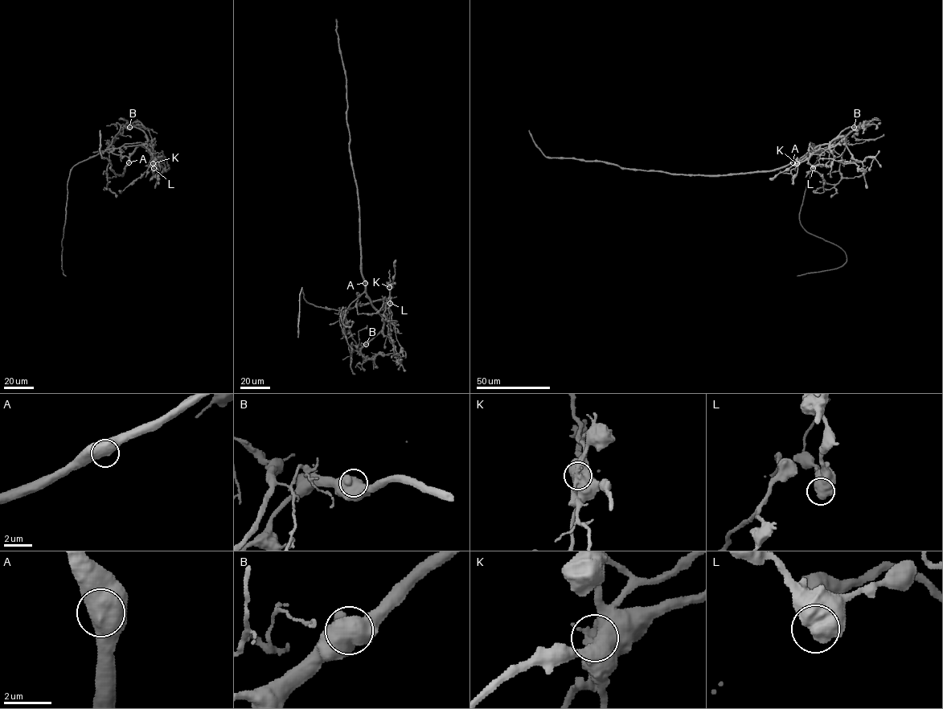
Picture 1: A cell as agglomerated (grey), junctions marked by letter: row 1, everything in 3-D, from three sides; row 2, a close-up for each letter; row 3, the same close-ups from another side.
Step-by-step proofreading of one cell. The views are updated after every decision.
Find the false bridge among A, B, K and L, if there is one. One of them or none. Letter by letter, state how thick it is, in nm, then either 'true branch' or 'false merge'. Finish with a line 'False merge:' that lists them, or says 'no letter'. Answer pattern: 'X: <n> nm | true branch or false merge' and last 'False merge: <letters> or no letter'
A: 900 nm | true branch
B: 1100 nm | true branch
K: 1050 nm | false merge
L: 900 nm | true branch
False merge: K

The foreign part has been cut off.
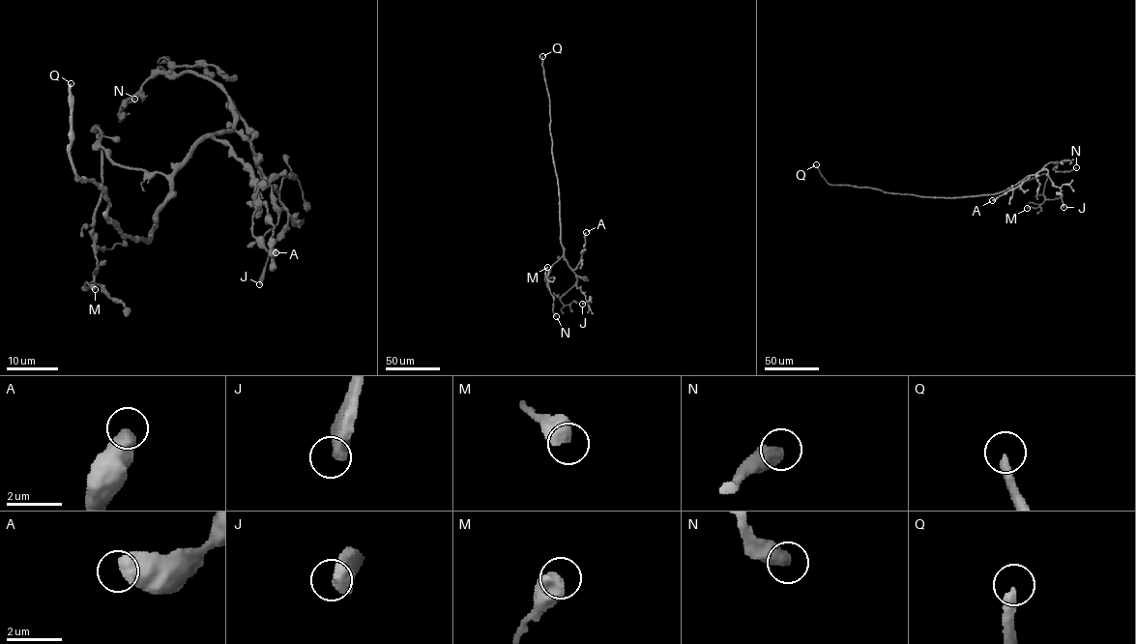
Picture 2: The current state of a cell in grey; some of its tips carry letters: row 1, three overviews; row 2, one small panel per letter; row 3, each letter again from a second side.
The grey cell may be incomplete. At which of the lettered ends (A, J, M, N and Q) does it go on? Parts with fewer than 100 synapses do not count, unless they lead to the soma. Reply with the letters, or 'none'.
Q

